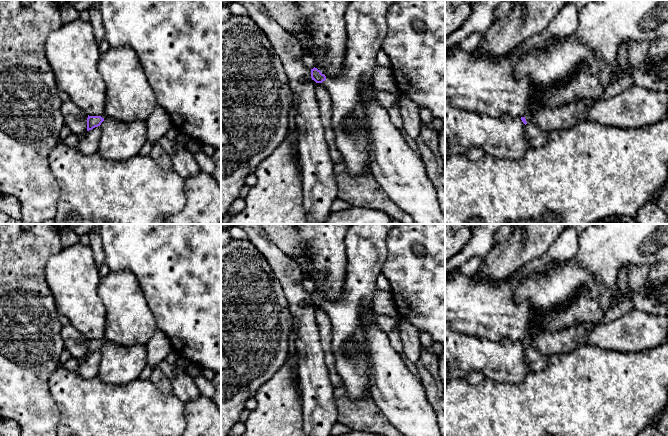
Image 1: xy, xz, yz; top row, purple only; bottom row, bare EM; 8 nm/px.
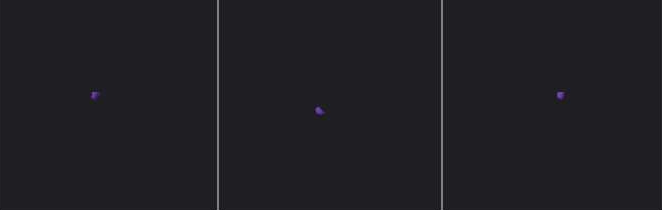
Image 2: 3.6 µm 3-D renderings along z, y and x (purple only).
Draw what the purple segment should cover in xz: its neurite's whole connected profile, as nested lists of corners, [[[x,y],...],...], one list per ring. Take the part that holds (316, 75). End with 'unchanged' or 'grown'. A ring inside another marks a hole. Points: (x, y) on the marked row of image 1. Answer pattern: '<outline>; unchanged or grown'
[[[351,0],[345,14],[347,50],[340,73],[333,78],[329,78],[315,67],[311,69],[312,80],[321,83],[330,95],[332,101],[331,124],[336,147],[342,155],[348,174],[352,177],[360,176],[366,170],[370,170],[368,125],[362,107],[363,92],[367,88],[373,87],[373,74],[377,63],[376,56],[382,48],[382,43],[388,32],[386,13],[396,1]]]; grown

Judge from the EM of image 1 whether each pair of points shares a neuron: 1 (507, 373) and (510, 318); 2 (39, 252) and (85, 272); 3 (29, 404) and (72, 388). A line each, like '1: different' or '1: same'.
1: different
2: different
3: different

